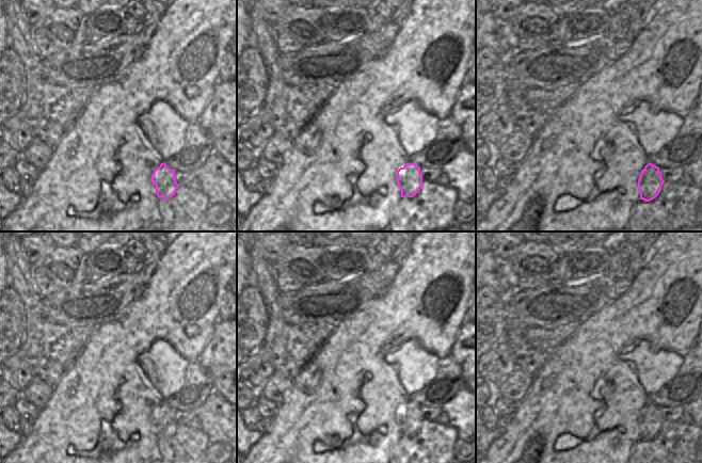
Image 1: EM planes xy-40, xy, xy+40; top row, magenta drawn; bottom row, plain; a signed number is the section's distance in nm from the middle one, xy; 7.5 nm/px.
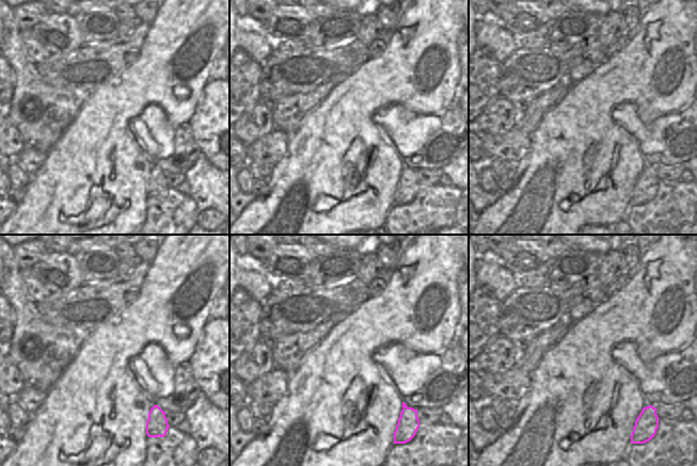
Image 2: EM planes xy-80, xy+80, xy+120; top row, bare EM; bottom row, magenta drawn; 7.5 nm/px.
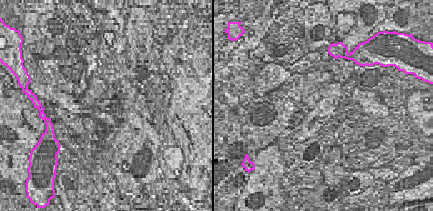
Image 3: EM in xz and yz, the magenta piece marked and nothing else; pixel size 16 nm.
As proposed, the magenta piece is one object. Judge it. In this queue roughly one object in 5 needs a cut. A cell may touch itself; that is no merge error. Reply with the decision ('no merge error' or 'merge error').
no merge error

